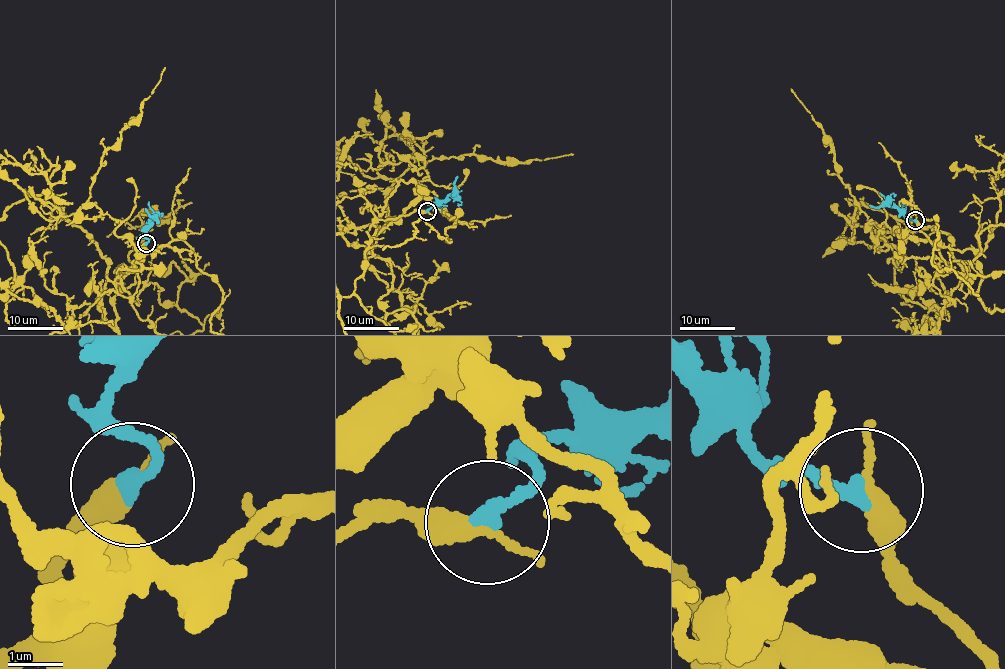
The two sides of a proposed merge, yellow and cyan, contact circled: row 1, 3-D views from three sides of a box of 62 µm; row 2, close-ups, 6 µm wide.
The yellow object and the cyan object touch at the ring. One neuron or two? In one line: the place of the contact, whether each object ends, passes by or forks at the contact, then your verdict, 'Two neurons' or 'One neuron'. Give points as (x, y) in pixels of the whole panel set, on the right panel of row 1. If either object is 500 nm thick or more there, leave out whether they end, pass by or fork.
Place: (915, 220). At the ring yellow passes by. At the ring cyan ends. One neuron

